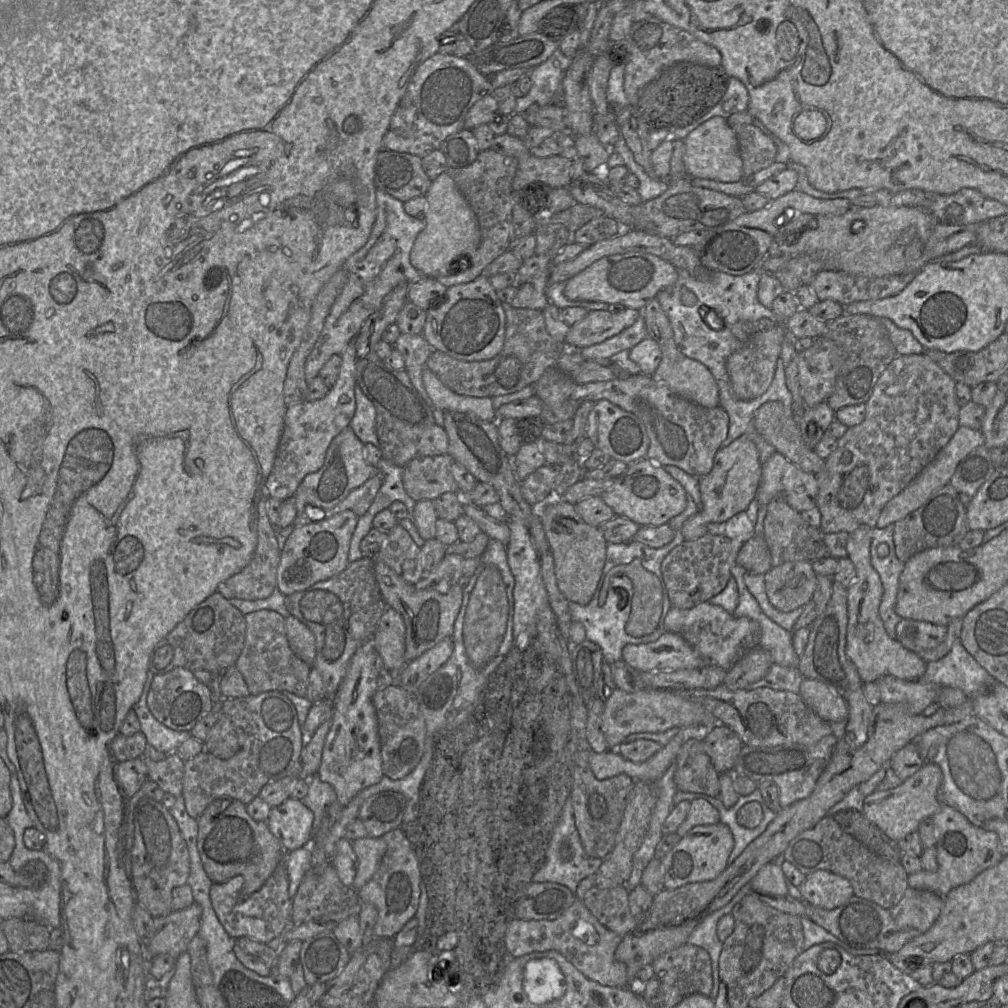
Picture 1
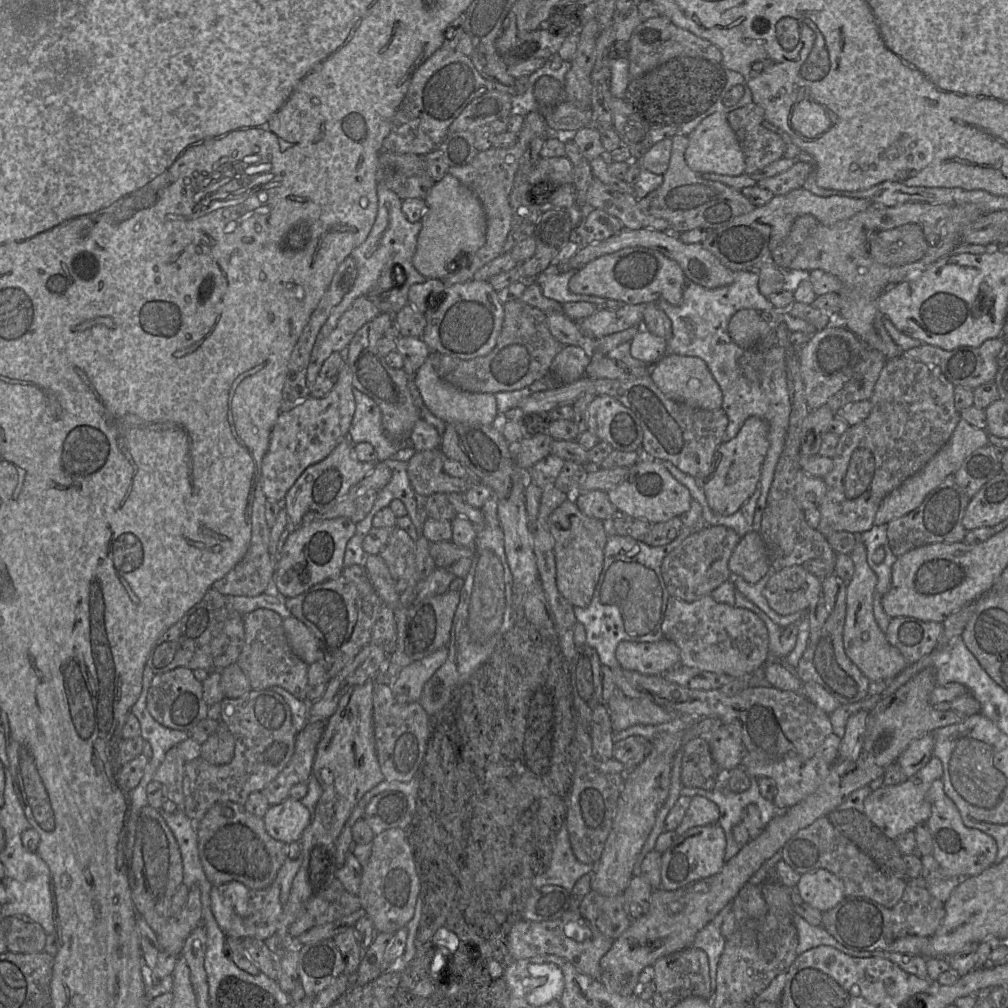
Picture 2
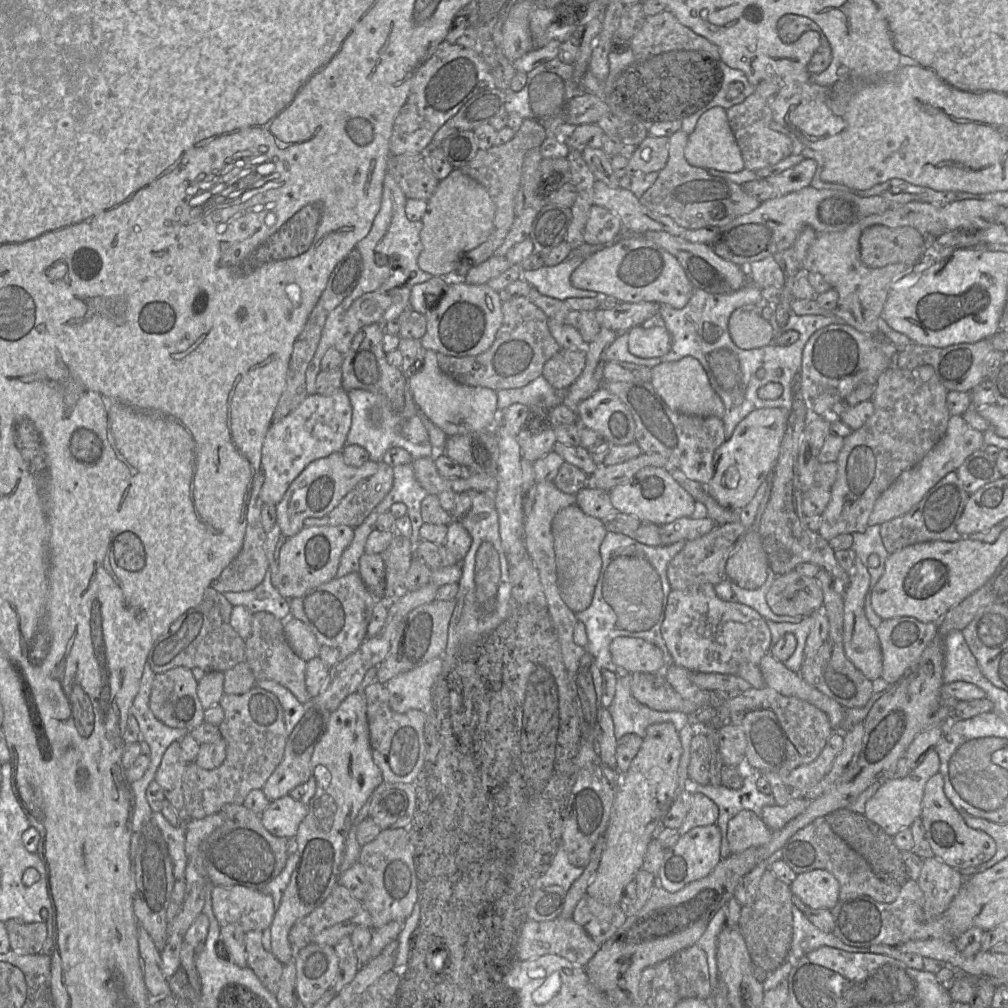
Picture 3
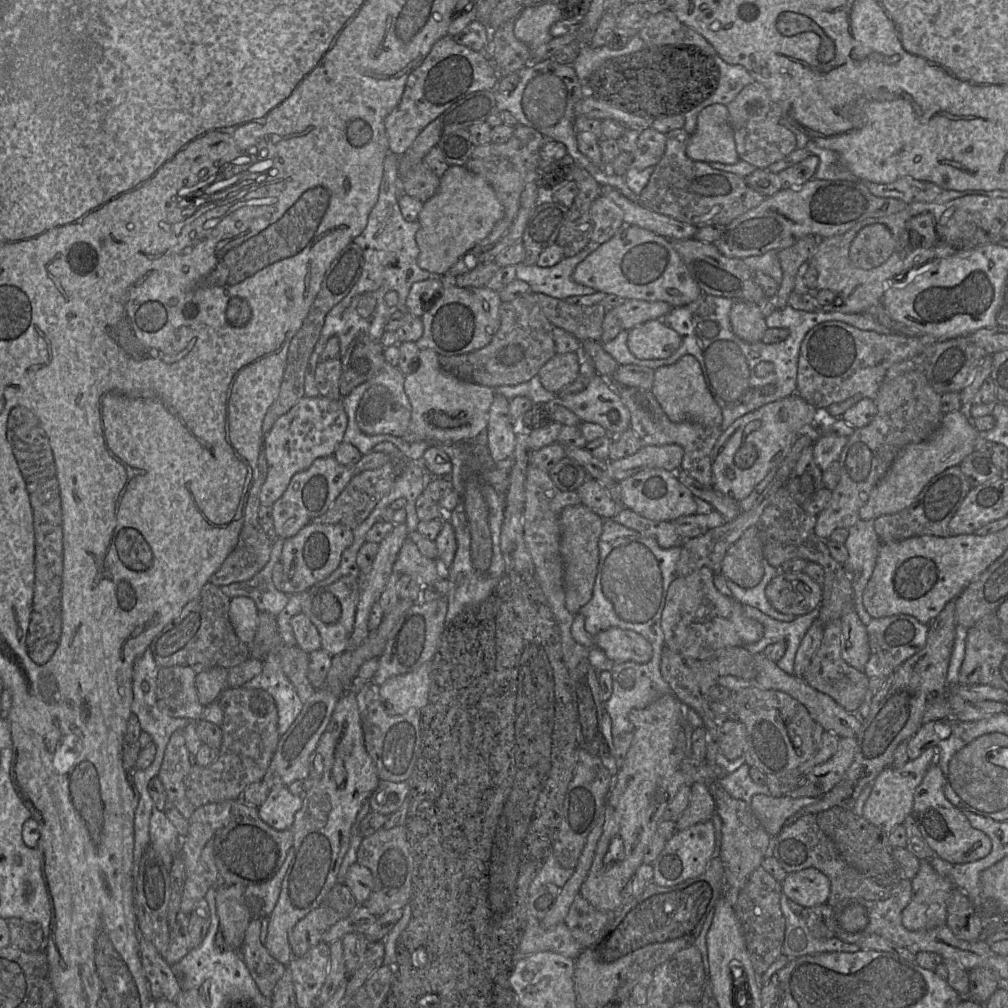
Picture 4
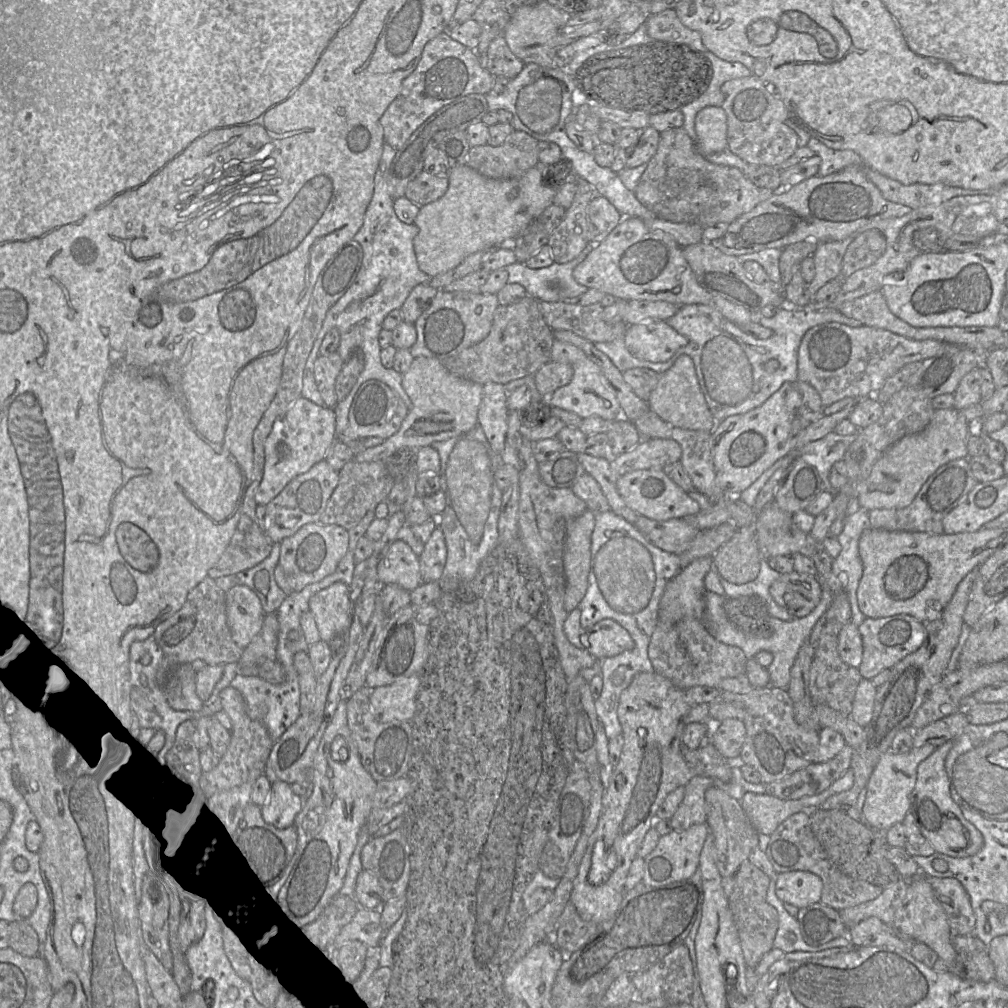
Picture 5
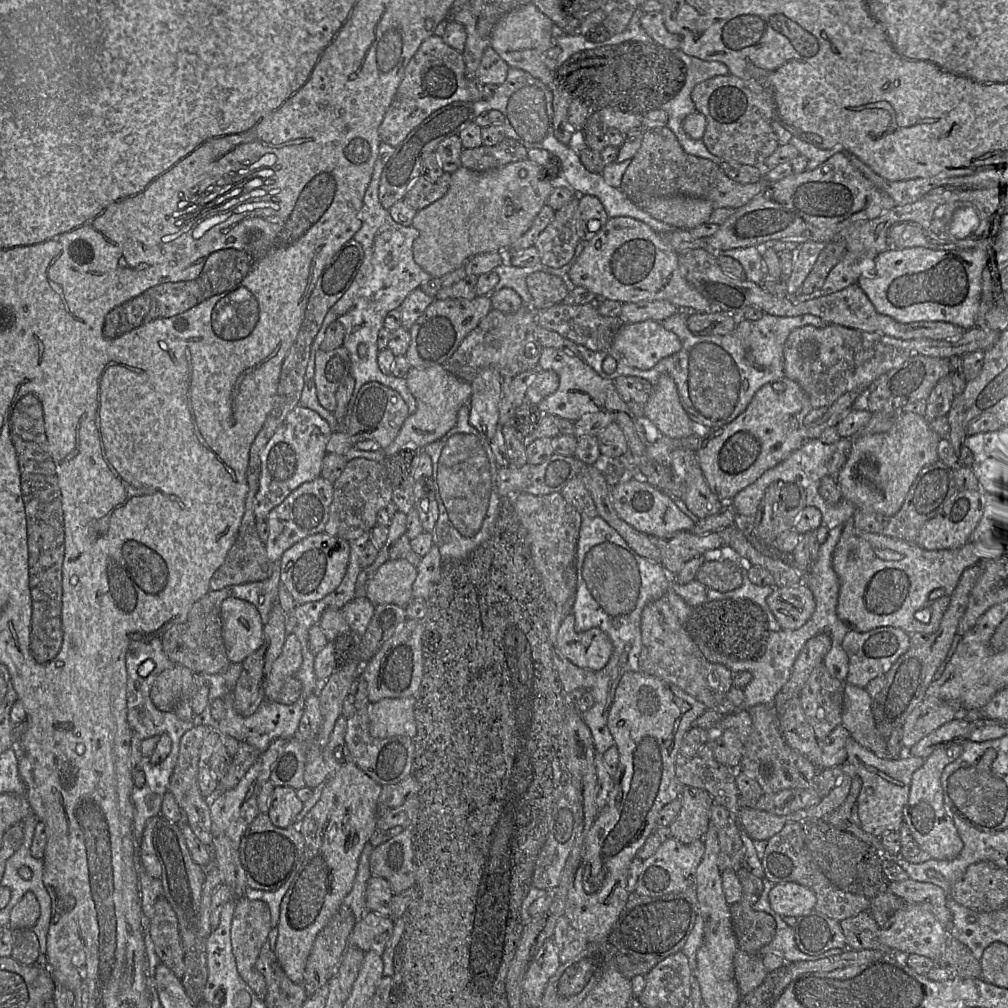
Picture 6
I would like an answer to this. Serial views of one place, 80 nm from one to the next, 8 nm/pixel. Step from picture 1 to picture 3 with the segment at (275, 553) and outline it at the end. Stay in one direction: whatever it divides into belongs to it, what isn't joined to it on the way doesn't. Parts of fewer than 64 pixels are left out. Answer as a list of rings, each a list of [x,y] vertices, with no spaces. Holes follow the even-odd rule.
[[[260,469],[252,485],[252,492],[247,510],[247,526],[243,545],[237,556],[226,566],[221,574],[216,577],[210,586],[220,593],[249,591],[257,587],[264,579],[269,563],[264,550],[267,532],[261,521],[260,491],[264,482],[264,473]]]

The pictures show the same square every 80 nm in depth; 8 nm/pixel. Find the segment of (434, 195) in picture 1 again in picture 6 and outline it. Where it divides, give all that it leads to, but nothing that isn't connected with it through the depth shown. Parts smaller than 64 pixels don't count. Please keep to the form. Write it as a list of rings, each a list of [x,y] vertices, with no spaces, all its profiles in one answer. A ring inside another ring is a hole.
[[[529,159],[513,162],[485,172],[476,172],[461,166],[451,174],[451,182],[446,194],[427,207],[417,211],[412,221],[412,227],[419,233],[413,243],[414,261],[432,278],[439,278],[465,265],[476,254],[492,251],[511,251],[514,243],[530,228],[541,209],[547,204],[554,187],[555,183],[547,176],[547,170]]]

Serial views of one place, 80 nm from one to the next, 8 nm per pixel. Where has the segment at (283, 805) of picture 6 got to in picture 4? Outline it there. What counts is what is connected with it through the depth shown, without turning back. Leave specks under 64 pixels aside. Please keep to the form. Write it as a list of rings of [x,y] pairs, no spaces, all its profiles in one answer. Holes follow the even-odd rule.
[[[276,786],[258,807],[260,818],[275,830],[291,829],[296,812],[302,807],[301,796],[293,795],[288,787]]]

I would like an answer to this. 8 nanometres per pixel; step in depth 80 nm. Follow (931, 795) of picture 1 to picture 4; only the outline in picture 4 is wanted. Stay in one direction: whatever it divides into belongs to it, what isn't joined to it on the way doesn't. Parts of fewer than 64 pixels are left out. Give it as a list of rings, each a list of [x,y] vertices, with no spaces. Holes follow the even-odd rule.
[[[929,747],[918,758],[909,760],[900,768],[890,766],[884,769],[873,781],[872,791],[864,804],[863,817],[887,834],[903,825],[906,817],[912,813],[915,791],[929,767],[937,762],[938,755],[938,747]]]

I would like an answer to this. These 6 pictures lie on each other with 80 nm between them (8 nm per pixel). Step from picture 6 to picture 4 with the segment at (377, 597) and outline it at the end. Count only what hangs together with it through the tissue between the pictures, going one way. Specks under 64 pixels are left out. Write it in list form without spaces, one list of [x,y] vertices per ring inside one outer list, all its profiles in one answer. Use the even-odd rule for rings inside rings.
[[[408,538],[399,550],[392,571],[413,576],[423,587],[448,578],[448,570],[441,567],[440,562],[423,556],[416,544]]]

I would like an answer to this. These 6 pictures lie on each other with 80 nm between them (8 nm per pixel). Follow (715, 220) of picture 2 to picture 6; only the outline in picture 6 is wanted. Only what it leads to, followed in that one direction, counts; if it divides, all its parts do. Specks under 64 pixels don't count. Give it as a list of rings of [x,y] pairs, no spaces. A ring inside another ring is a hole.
[[[661,127],[644,131],[642,146],[624,173],[620,189],[653,218],[679,229],[691,230],[708,223],[717,208],[735,212],[759,195],[771,197],[771,186],[767,180],[749,184],[732,180],[713,161],[687,153],[674,132],[669,127]]]

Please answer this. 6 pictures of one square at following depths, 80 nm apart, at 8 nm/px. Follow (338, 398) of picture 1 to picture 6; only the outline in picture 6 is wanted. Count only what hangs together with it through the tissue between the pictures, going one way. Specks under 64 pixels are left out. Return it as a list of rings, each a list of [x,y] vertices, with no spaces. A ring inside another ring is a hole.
[[[296,405],[277,427],[260,452],[257,491],[253,497],[254,523],[264,518],[293,490],[320,475],[326,445],[331,435],[329,423],[317,412]]]

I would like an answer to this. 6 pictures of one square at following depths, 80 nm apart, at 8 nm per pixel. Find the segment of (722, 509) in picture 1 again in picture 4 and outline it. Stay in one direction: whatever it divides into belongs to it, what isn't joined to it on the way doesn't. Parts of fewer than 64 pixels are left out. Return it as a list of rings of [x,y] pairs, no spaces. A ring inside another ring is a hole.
[[[797,393],[770,402],[736,419],[722,431],[712,454],[712,486],[740,502],[775,466],[779,466],[797,436],[814,424],[817,408]]]

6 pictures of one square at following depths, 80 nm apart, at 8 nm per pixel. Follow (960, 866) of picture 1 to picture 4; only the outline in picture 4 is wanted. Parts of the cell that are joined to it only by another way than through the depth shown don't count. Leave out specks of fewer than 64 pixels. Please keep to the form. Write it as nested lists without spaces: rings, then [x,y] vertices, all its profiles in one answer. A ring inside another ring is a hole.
[[[937,762],[927,770],[914,794],[911,813],[917,820],[921,833],[935,856],[953,864],[965,864],[986,857],[992,849],[988,835],[974,828],[963,812],[954,806],[945,795],[945,777]]]

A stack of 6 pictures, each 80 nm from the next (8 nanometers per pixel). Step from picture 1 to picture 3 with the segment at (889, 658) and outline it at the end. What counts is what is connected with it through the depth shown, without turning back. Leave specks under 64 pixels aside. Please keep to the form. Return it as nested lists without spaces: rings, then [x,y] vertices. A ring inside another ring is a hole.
[[[855,557],[850,571],[850,582],[844,599],[844,631],[843,646],[847,658],[871,681],[880,678],[883,670],[883,659],[880,640],[865,614],[865,598],[870,590],[870,573],[868,568]]]

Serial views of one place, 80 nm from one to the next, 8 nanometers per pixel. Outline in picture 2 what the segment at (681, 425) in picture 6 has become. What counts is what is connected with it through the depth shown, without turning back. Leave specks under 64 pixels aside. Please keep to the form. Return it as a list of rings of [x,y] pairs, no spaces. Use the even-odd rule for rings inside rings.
[[[676,354],[664,355],[651,368],[650,376],[657,387],[672,400],[704,410],[716,410],[722,407],[722,390],[701,358]]]

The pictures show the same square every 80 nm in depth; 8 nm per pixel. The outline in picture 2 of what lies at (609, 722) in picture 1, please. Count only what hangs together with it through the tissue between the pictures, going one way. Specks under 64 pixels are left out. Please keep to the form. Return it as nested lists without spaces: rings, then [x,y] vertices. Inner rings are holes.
[[[616,689],[607,703],[614,732],[634,725],[657,725],[671,721],[677,713],[671,713],[650,700],[626,696]]]

